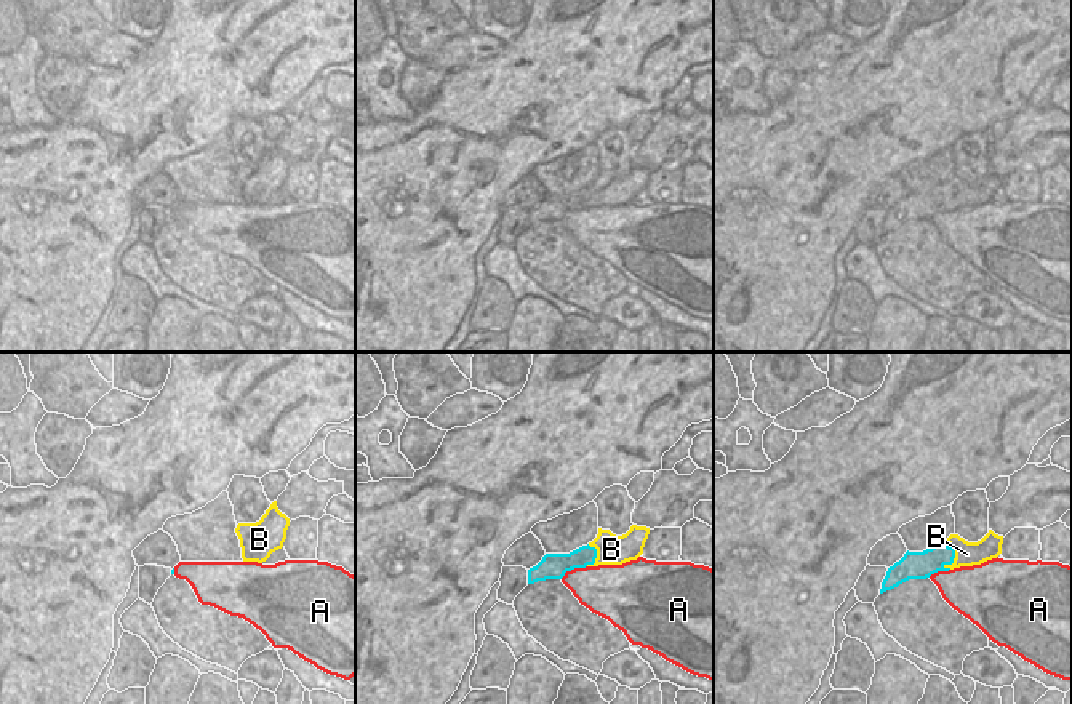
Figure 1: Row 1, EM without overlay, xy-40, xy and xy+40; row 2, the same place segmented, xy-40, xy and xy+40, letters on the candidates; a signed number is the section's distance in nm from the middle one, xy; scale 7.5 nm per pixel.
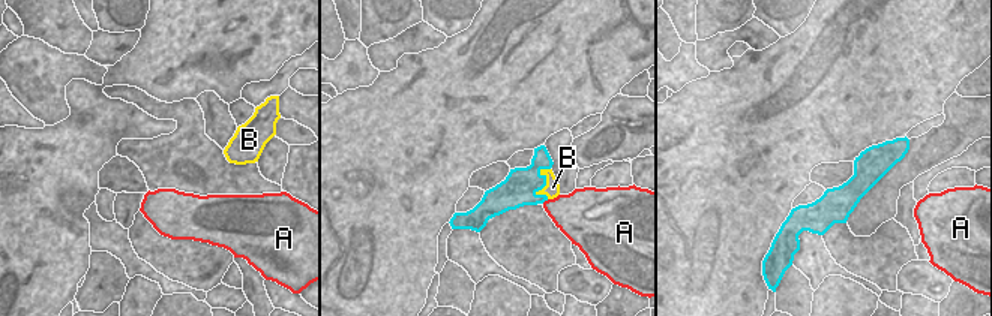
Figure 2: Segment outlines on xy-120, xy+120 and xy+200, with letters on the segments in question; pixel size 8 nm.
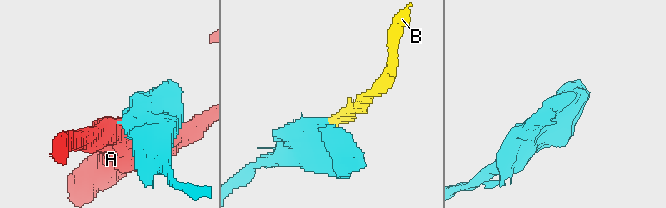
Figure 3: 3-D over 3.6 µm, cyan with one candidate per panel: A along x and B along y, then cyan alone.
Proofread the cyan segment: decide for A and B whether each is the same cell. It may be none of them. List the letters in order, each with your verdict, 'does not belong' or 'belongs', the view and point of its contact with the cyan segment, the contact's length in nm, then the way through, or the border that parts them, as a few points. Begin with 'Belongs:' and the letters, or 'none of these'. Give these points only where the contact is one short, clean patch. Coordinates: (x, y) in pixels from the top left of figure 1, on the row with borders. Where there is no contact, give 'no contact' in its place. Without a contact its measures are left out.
Belongs: none of these
A: does not belong; contact xy (573, 568); length 220 nm
B: does not belong; contact xy+40 (954, 556); length 220 nm; border xy+40 (946, 541), (954, 549), (951, 568)

